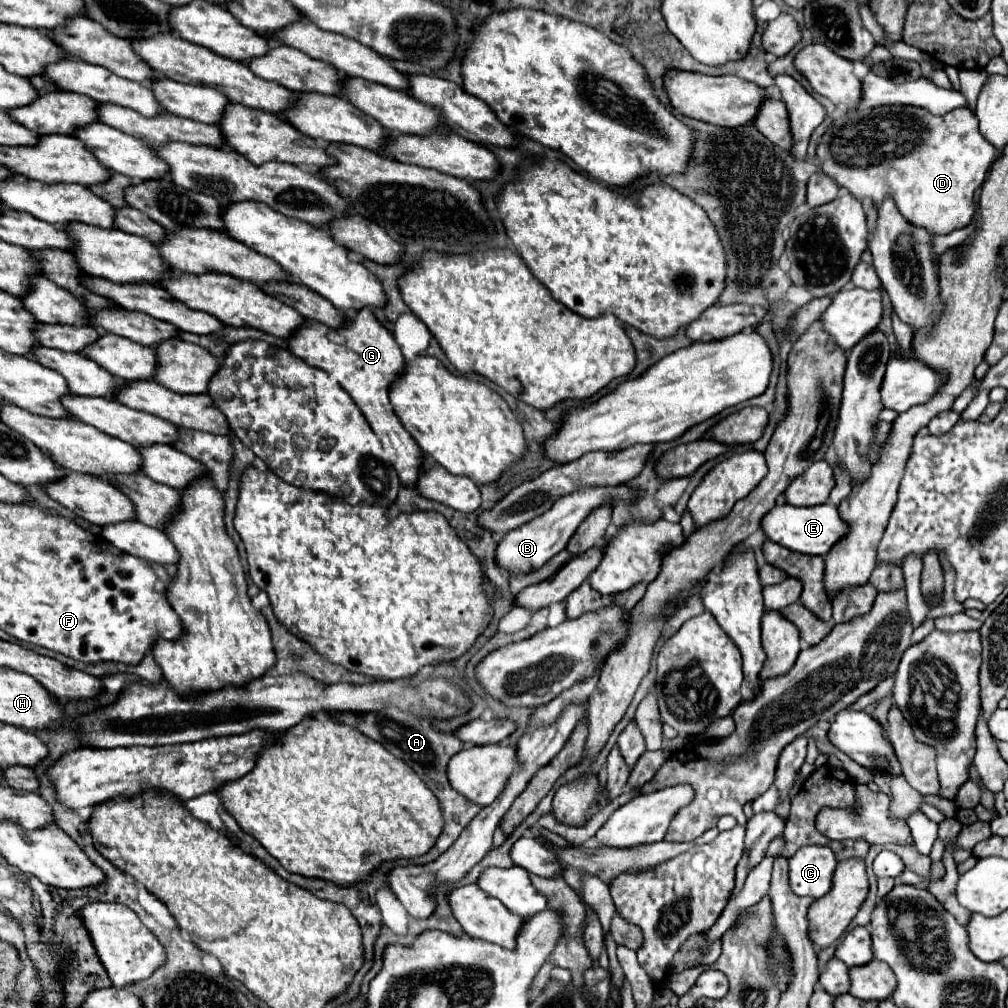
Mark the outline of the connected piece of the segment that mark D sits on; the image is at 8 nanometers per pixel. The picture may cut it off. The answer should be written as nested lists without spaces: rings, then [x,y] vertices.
[[[879,107],[849,111],[845,117],[833,121],[821,137],[817,155],[823,159],[823,171],[857,199],[867,197],[881,203],[885,197],[893,197],[909,223],[925,227],[935,235],[947,235],[969,225],[975,213],[975,191],[983,185],[985,175],[1001,157],[1001,151],[985,141],[979,133],[979,121],[969,109],[955,109],[937,117],[917,107]]]

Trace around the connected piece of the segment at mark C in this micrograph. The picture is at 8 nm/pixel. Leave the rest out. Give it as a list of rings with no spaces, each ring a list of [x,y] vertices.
[[[823,845],[801,847],[789,859],[789,885],[797,895],[823,897],[833,885],[835,853]]]

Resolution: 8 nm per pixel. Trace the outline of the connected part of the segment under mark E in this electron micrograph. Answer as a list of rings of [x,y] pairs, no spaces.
[[[825,503],[825,505],[817,505],[817,507],[793,507],[793,505],[777,505],[773,507],[761,521],[761,527],[765,531],[765,535],[791,549],[797,553],[805,553],[805,555],[825,555],[829,553],[829,549],[839,541],[839,537],[849,533],[849,525],[839,517],[837,507]]]

